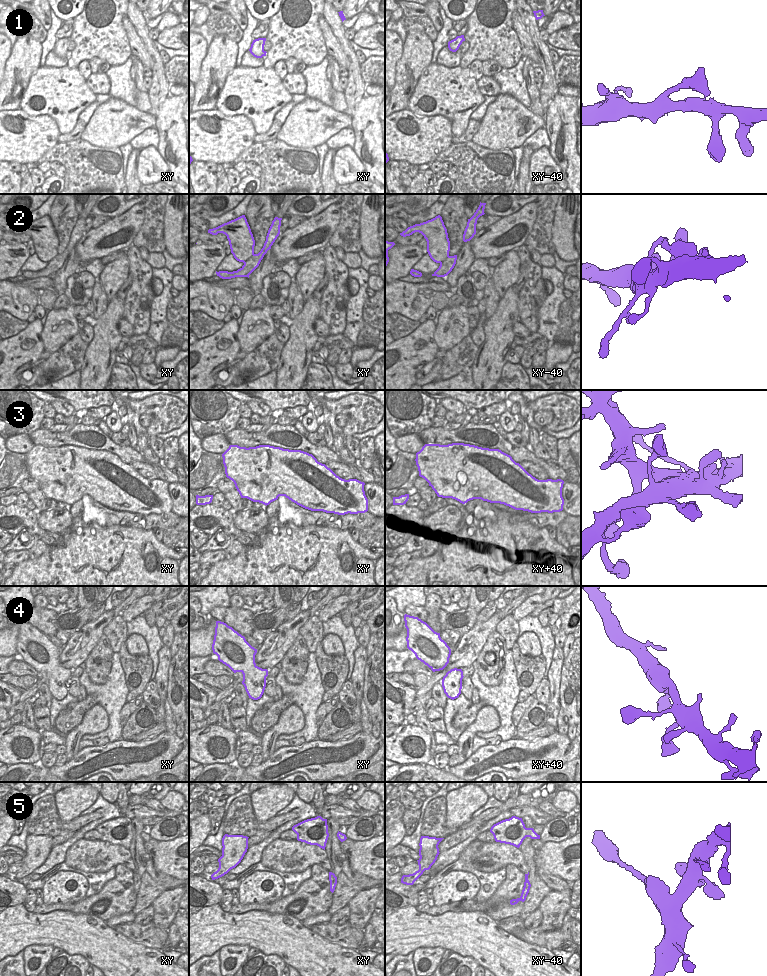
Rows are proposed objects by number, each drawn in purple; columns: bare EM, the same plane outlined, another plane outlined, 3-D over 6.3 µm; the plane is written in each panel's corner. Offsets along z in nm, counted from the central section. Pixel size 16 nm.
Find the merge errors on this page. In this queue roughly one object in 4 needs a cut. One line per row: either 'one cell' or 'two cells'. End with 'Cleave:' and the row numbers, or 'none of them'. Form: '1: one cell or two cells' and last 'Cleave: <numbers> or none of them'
1: one cell
2: one cell
3: two cells
4: one cell
5: one cell
Cleave: 3

